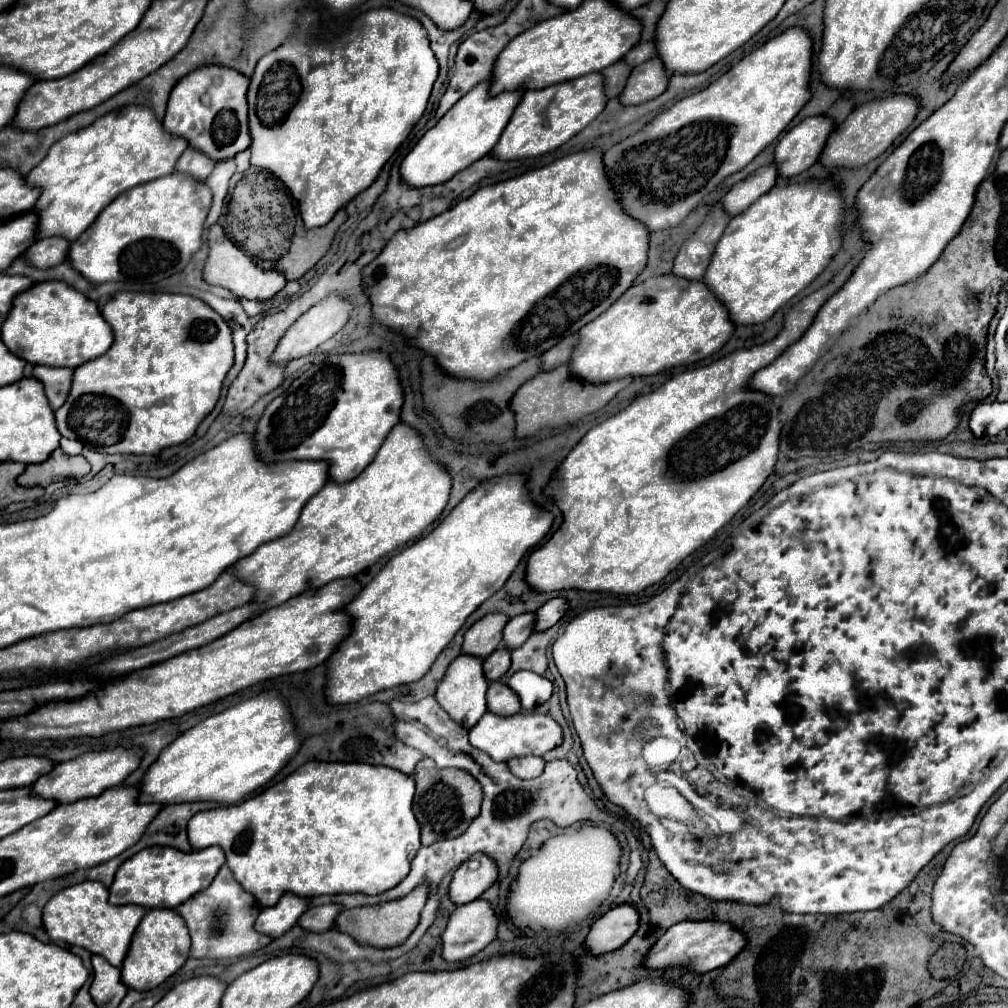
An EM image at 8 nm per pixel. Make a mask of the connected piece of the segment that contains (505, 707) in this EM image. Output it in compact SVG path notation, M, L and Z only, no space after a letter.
M490 681L488 691L486 691L486 701L488 701L488 711L496 715L514 715L520 711L520 699L504 681Z

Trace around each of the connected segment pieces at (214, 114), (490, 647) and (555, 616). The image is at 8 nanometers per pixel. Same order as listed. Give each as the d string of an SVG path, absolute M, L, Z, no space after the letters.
M200 67L200 71L194 71L172 89L162 125L170 135L186 139L190 147L208 155L216 163L232 159L250 145L246 89L248 79L244 79L238 71L224 71L224 67Z
M488 613L478 623L474 623L464 635L464 651L476 657L488 657L494 653L504 641L504 627L508 623L508 615L504 613Z
M554 597L546 601L538 611L536 611L536 629L548 629L554 623L562 619L562 615L568 611L568 601L564 597Z

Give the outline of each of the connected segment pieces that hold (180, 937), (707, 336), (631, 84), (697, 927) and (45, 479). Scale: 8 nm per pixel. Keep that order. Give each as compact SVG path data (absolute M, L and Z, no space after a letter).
M150 909L142 917L130 949L126 953L126 959L120 967L124 985L130 989L154 989L160 983L164 983L170 975L174 975L190 953L190 935L184 919L180 919L176 909Z
M668 273L668 275L660 275L660 277L650 277L644 283L632 285L610 309L606 309L592 323L584 325L582 331L580 331L580 343L576 345L576 351L574 351L574 357L572 357L570 363L572 363L572 367L576 367L576 375L584 375L586 379L616 379L616 377L624 377L624 375L634 375L634 377L654 375L654 373L660 373L664 369L670 369L670 367L676 367L676 365L690 365L690 363L696 363L696 361L702 361L702 359L714 355L716 351L720 351L728 343L728 339L734 335L734 329L736 329L736 325L732 323L732 319L728 315L728 309L724 307L724 303L708 287L704 287L704 281L688 281L684 277Z
M654 57L632 69L630 79L620 95L620 101L624 105L638 105L650 101L666 91L668 81L670 81L670 73L666 71L664 63Z
M680 921L672 925L650 949L644 965L662 969L668 965L688 965L696 973L706 973L728 965L748 943L748 937L730 921Z
M56 449L42 465L28 465L26 471L18 477L18 483L22 487L36 487L36 485L48 487L54 481L68 477L80 479L88 473L90 473L90 465L82 455L68 457L60 449Z

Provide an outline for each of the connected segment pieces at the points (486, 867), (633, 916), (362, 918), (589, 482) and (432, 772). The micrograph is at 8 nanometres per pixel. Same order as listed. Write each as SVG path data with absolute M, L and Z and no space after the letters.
M484 853L472 855L472 859L464 861L450 883L450 899L454 903L470 903L478 899L494 881L498 879L496 861L492 861Z
M622 903L604 913L590 929L586 937L586 945L592 955L608 953L620 949L638 929L640 913L636 905Z
M420 883L416 889L412 889L408 895L394 899L394 901L384 901L380 905L364 905L364 907L354 907L354 909L344 909L338 919L336 919L336 929L356 937L356 941L366 943L366 945L376 945L376 947L394 947L400 945L410 931L416 929L420 921L422 907L426 905L430 893L430 883Z
M858 257L852 259L838 275L834 275L830 283L826 283L824 287L820 287L812 295L808 295L802 301L798 301L792 309L788 309L788 313L784 315L784 327L772 341L762 343L762 345L754 345L750 349L736 349L736 351L732 351L732 353L724 355L722 359L716 359L716 361L712 361L708 365L676 373L664 385L660 385L656 391L652 391L648 395L642 395L642 397L636 397L626 409L622 409L620 413L612 415L604 423L592 427L582 437L582 441L576 445L576 449L572 449L568 453L568 457L562 461L562 465L558 467L558 471L556 471L558 479L554 483L550 483L550 495L554 497L558 507L562 509L564 523L552 535L552 539L548 543L544 543L540 549L536 549L528 557L528 567L526 567L526 581L528 581L528 585L534 587L536 591L582 589L582 591L608 591L608 593L618 593L618 595L640 593L642 589L654 585L654 583L660 583L682 559L686 559L690 553L694 553L698 547L702 547L706 541L710 541L714 537L714 533L718 529L722 529L736 515L736 511L740 511L752 499L752 495L762 487L762 483L768 479L768 475L774 473L774 465L776 465L776 459L778 459L778 443L780 443L780 431L782 431L782 423L780 423L780 399L782 397L772 397L768 393L752 389L750 387L752 375L756 371L768 367L786 347L790 347L792 343L796 343L804 335L804 331L810 327L812 319L816 317L818 309L826 303L826 299L830 295L834 295L848 281L848 277L856 269L856 265L858 265Z
M422 759L414 771L414 815L422 827L422 845L462 835L480 813L482 785L464 769L440 769L432 759Z

